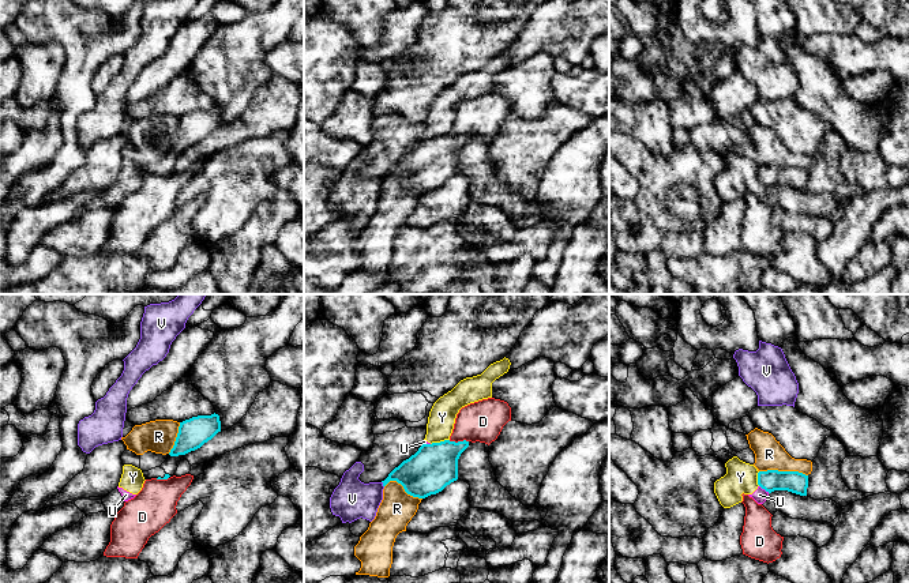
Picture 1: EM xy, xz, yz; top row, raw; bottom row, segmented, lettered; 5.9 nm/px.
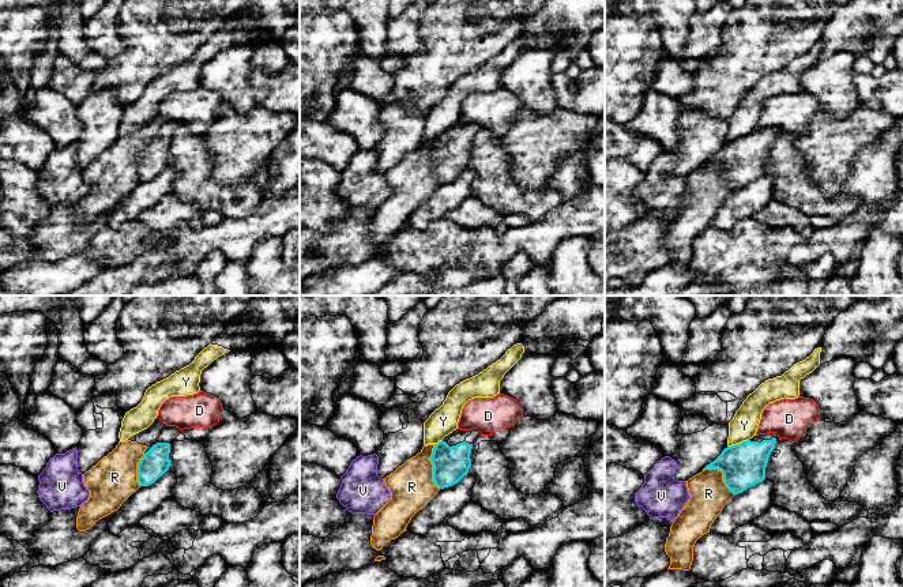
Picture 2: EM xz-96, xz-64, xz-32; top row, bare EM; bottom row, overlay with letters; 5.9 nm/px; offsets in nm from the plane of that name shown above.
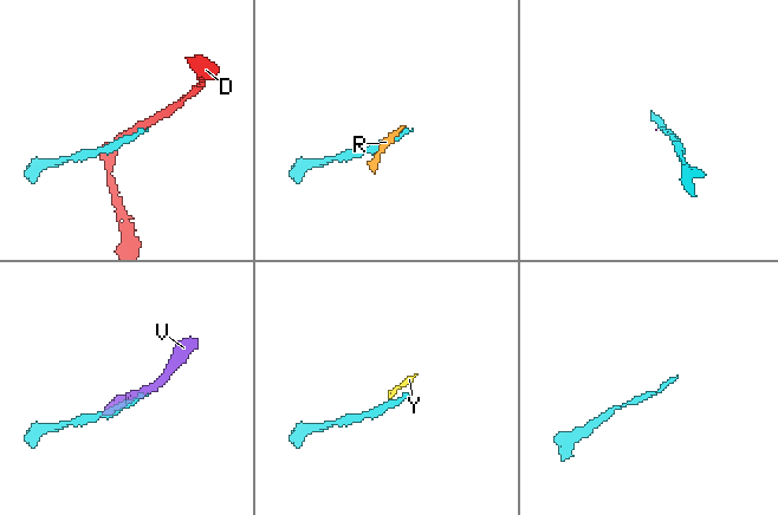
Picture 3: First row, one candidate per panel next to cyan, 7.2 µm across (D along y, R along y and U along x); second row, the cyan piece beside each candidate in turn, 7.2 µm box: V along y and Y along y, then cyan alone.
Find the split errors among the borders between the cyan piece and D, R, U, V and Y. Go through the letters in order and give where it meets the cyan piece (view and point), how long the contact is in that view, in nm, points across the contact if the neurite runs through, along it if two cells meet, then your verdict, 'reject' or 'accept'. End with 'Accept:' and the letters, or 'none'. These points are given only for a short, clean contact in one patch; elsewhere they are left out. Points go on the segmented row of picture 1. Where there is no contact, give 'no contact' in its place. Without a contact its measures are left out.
D: meets cyan in xz at (458, 442); contact 120 nm long; reject
R: meets cyan in yz at (784, 471); contact 280 nm long; reject
U: meets cyan in yz at (765, 489); contact 80 nm long; border along yz (759, 485), (769, 492); reject
V: meets cyan in xz at (383, 484); contact 40 nm long; border along xz (382, 481), (383, 486); reject
Y: meets cyan in xz at (440, 442); contact 120 nm long; border along xz (449, 439), (431, 444); reject
Accept: none

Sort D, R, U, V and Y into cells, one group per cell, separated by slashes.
D / R / U Y / V

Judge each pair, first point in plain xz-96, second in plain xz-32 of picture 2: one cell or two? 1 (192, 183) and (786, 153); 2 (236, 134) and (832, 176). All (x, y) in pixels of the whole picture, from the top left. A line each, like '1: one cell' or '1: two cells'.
1: one cell
2: one cell

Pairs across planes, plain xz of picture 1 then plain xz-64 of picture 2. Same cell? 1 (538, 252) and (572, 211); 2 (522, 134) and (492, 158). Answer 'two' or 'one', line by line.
1: one
2: two

